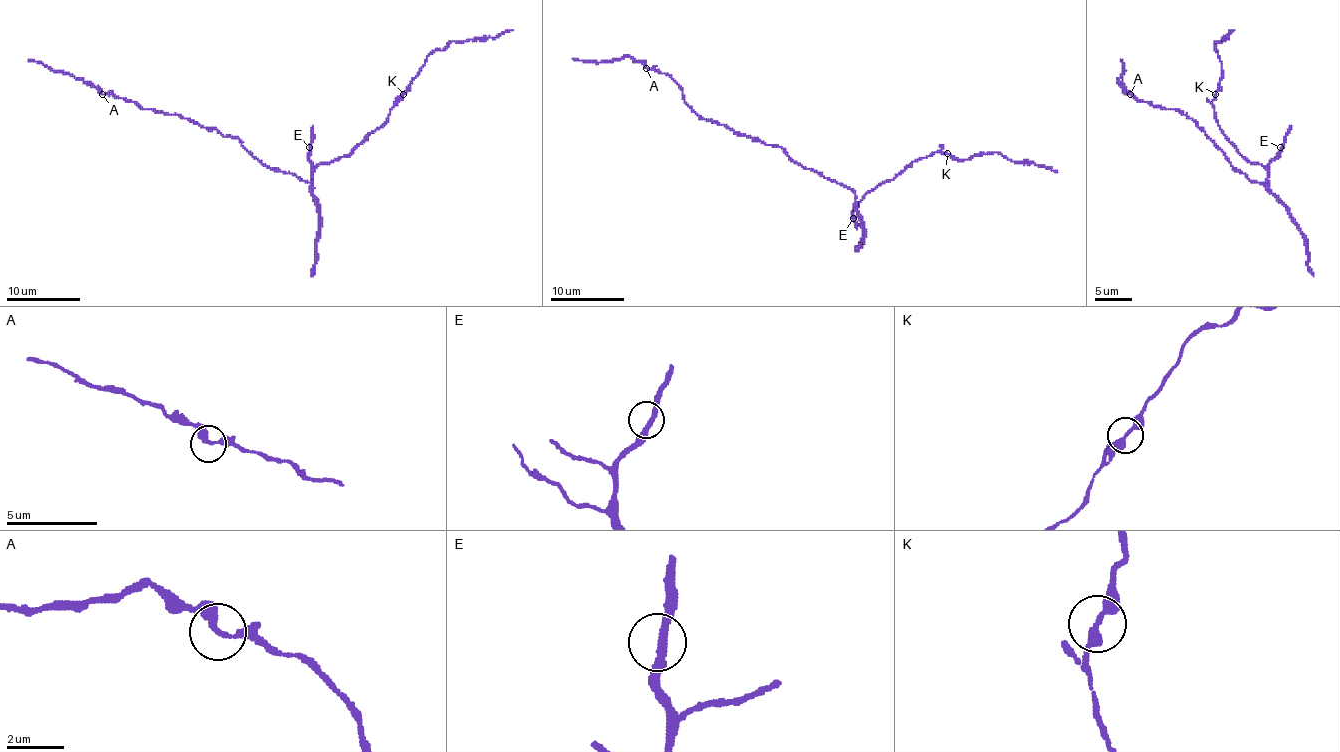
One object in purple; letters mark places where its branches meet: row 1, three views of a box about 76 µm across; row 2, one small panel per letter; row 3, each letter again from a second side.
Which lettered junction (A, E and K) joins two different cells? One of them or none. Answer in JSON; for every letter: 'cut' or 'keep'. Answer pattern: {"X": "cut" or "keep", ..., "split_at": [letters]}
{"A": "keep", "E": "keep", "K": "keep", "split_at": []}

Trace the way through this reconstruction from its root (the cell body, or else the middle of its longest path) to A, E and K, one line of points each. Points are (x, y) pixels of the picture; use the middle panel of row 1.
A: (831, 180), (803, 169), (780, 147), (703, 119), (668, 75), (646, 68)
E: (831, 180), (855, 194), (853, 218)
K: (831, 180), (855, 194), (857, 205), (868, 192), (893, 180), (914, 161), (938, 150), (947, 154)

